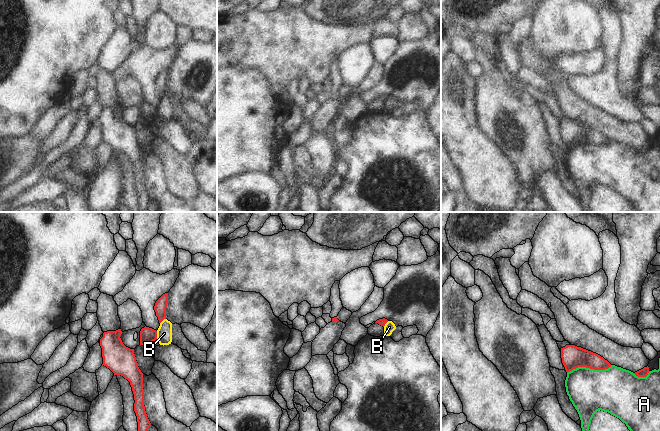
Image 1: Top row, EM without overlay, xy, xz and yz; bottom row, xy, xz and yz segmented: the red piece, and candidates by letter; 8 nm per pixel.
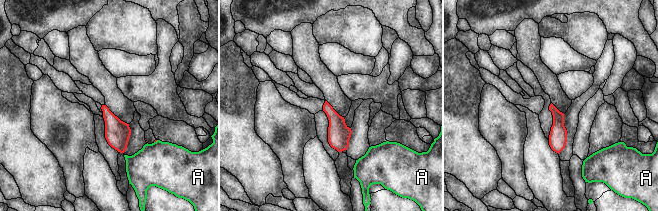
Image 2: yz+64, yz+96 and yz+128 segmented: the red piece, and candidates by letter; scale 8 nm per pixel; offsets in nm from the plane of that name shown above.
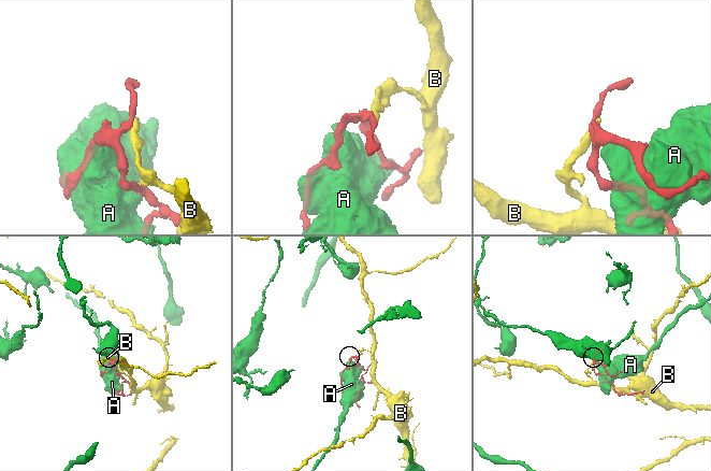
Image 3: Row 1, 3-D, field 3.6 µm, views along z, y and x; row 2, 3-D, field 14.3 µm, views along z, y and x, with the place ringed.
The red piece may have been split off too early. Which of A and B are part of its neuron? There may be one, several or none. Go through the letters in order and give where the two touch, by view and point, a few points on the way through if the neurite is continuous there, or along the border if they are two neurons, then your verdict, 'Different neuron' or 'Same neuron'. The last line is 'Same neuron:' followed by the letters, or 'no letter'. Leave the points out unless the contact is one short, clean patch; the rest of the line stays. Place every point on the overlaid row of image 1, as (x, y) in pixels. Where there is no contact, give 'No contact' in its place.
A: Touches red at yz (589, 367). Different neuron
B: Touches red at xy (156, 335). Different neuron
Same neuron: no letter.

